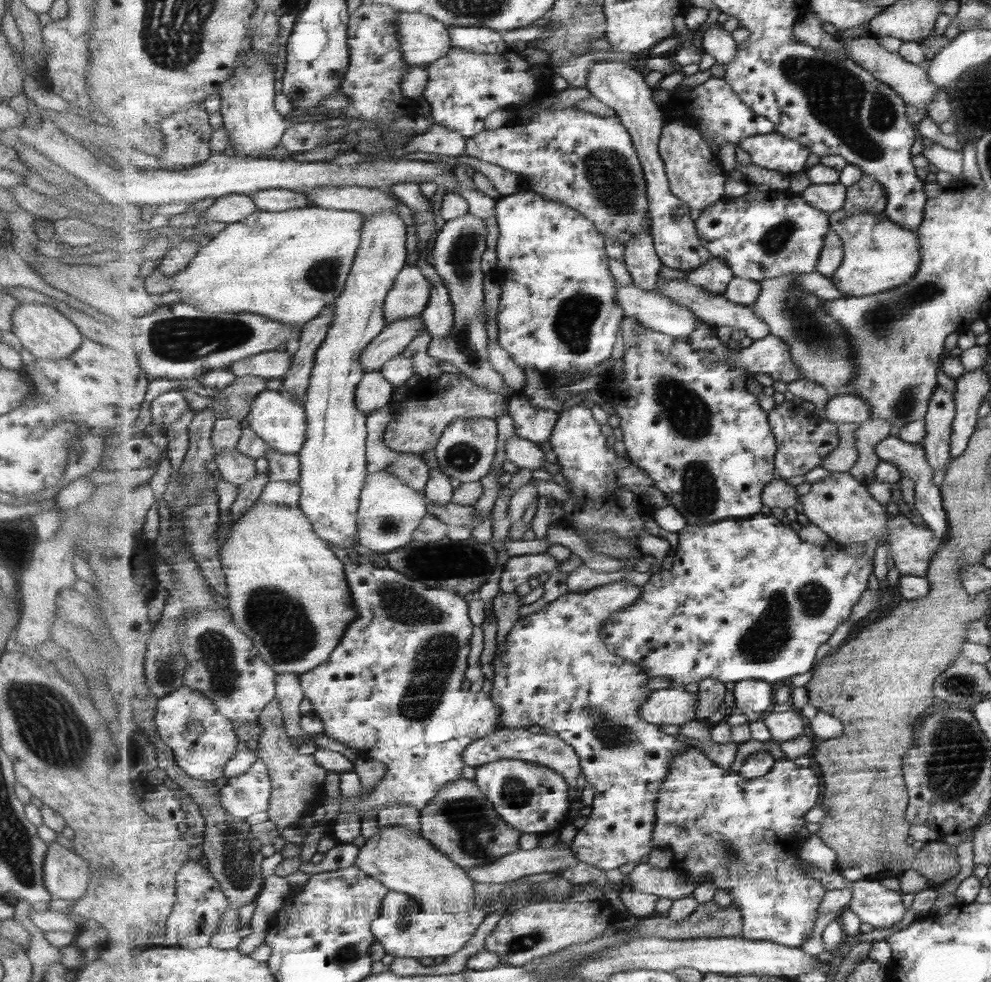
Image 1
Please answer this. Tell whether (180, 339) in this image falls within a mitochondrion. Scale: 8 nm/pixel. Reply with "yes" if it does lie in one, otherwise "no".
yes

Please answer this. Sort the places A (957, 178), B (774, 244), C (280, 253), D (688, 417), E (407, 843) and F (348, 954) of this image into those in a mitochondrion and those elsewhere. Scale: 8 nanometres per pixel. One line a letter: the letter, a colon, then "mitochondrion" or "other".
A: other
B: mitochondrion
C: other
D: mitochondrion
E: other
F: mitochondrion

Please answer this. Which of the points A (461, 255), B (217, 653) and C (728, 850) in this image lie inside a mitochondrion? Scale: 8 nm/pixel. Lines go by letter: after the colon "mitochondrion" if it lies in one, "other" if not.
A: mitochondrion
B: mitochondrion
C: mitochondrion

